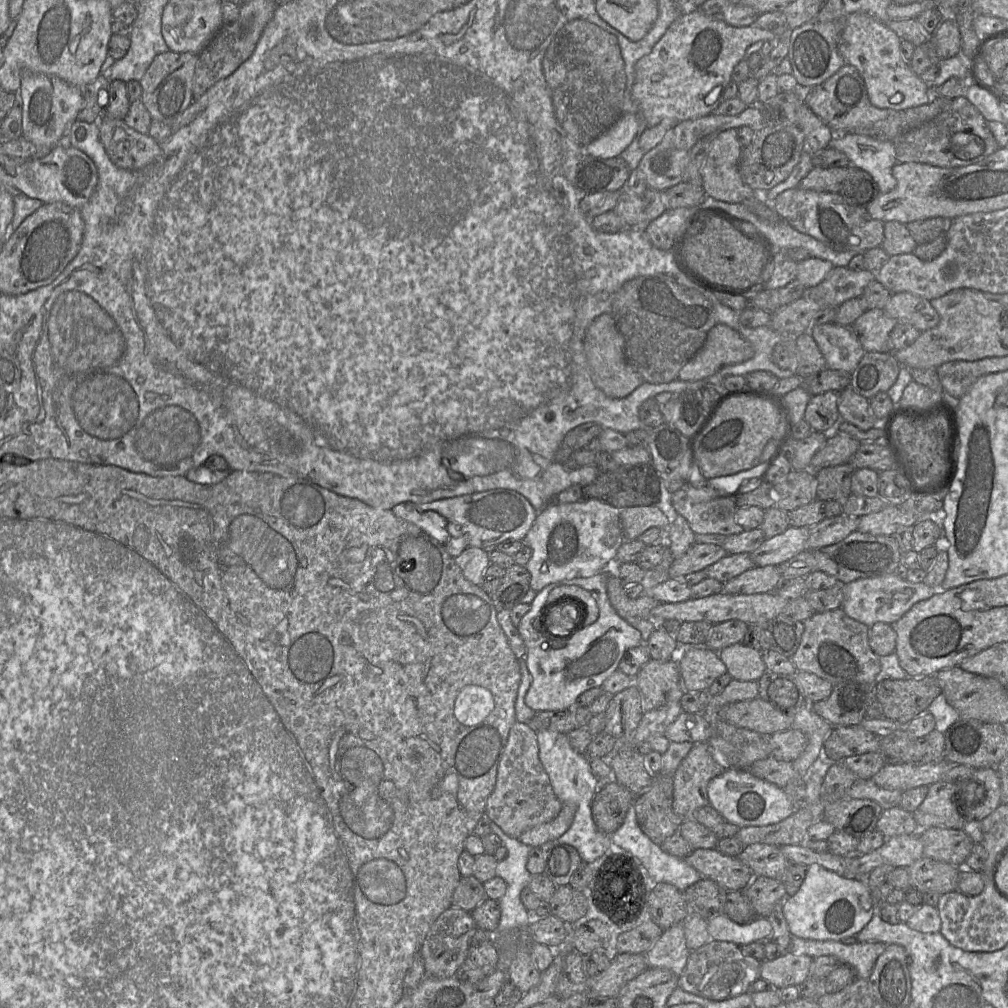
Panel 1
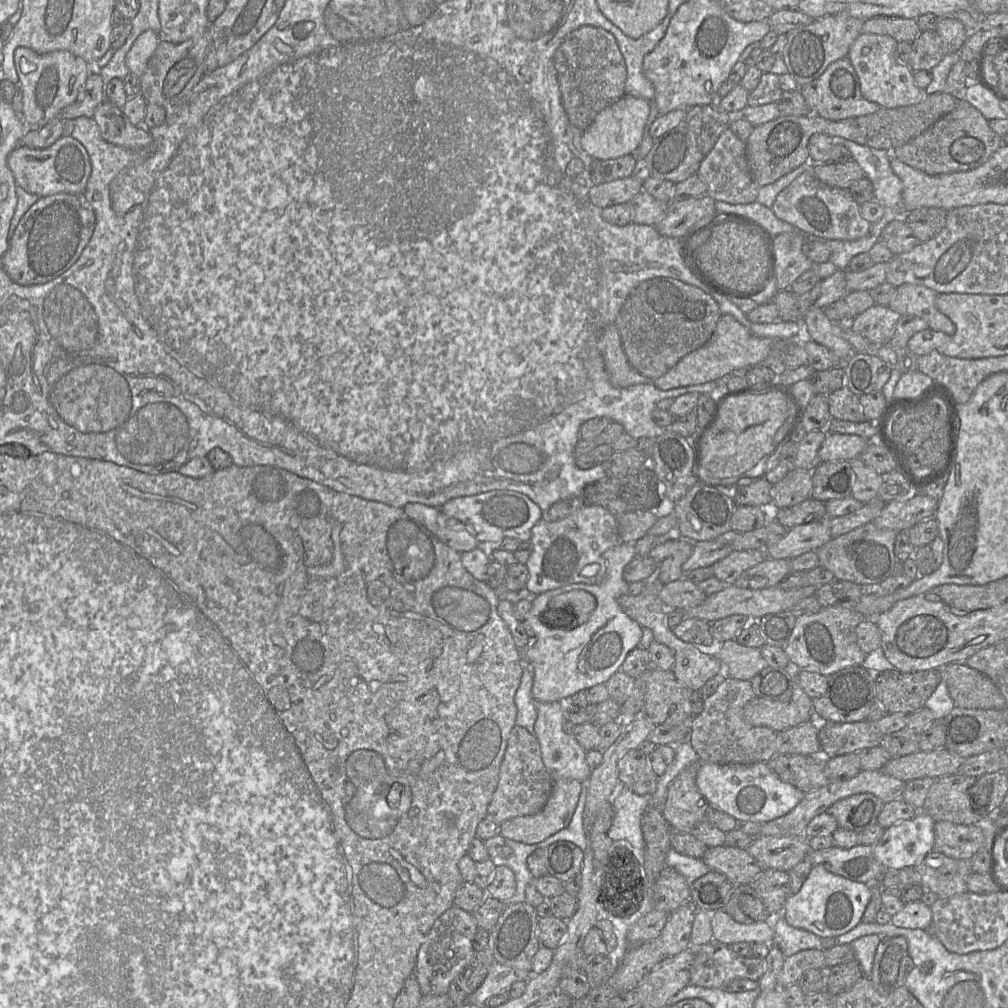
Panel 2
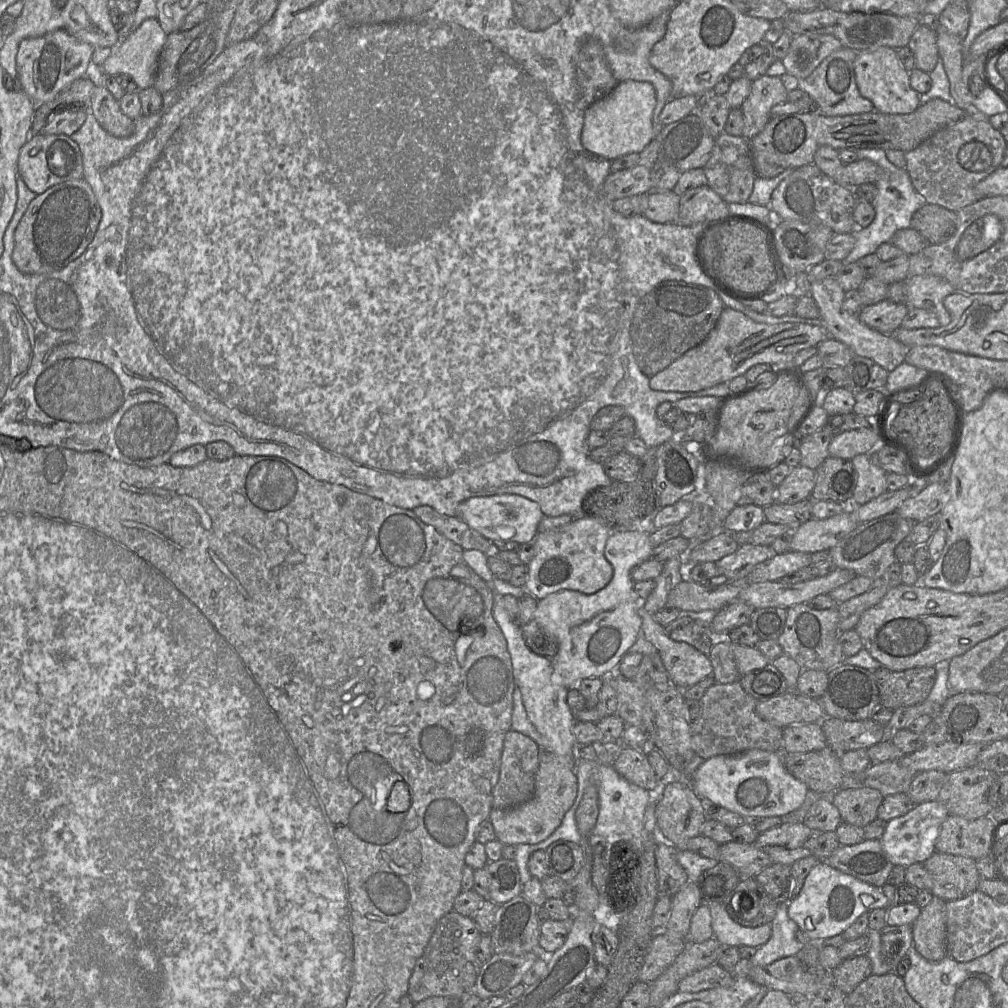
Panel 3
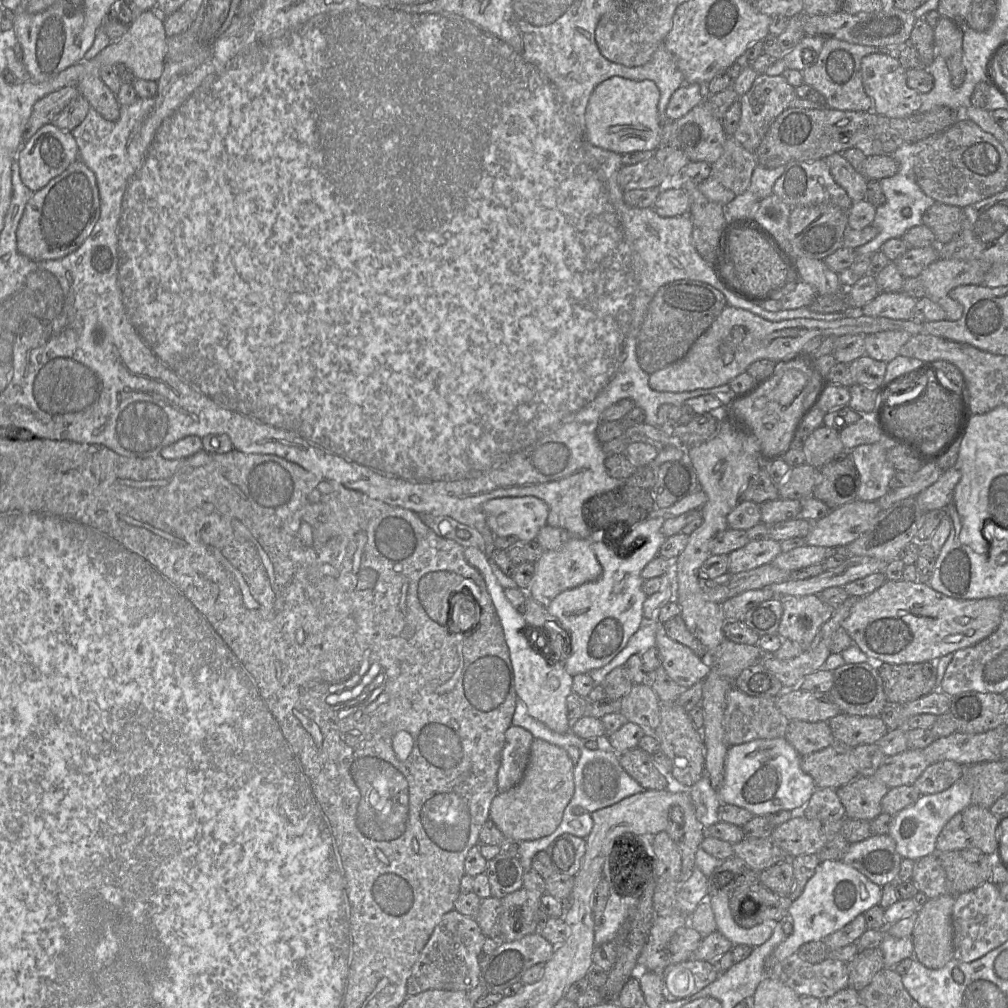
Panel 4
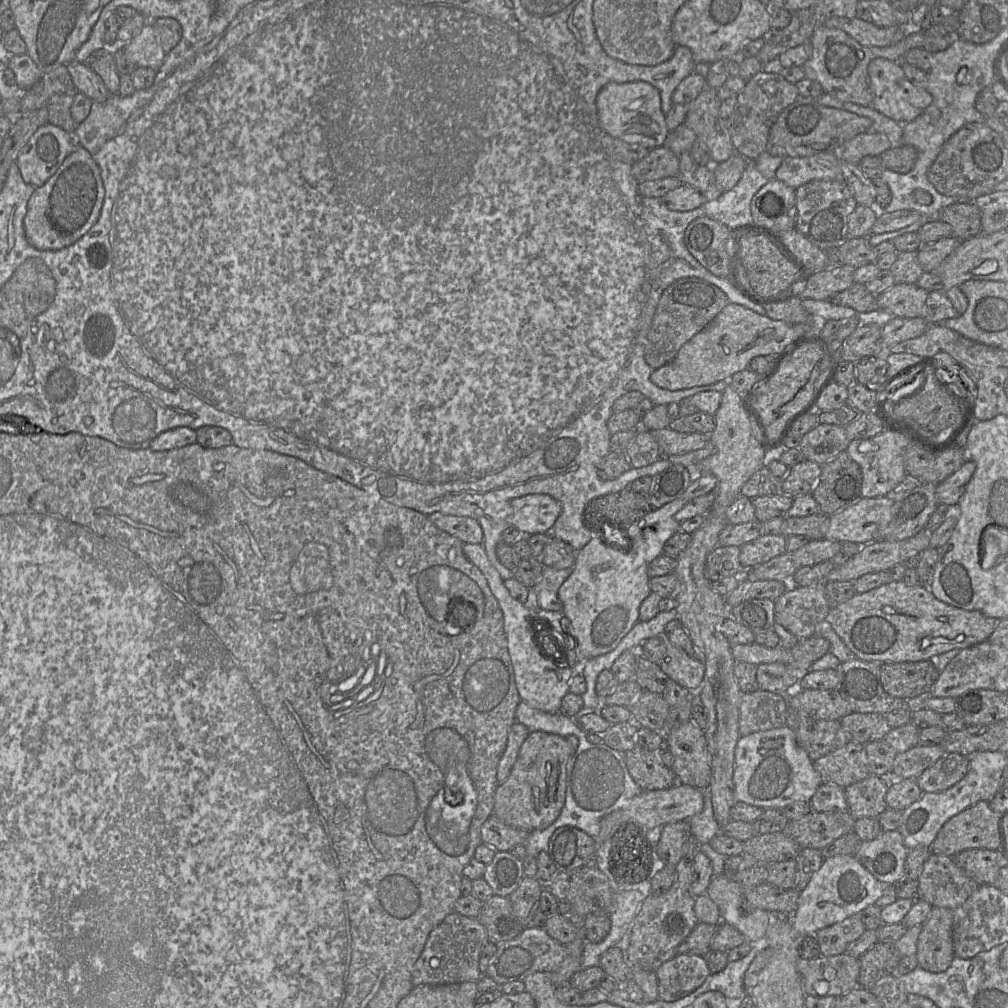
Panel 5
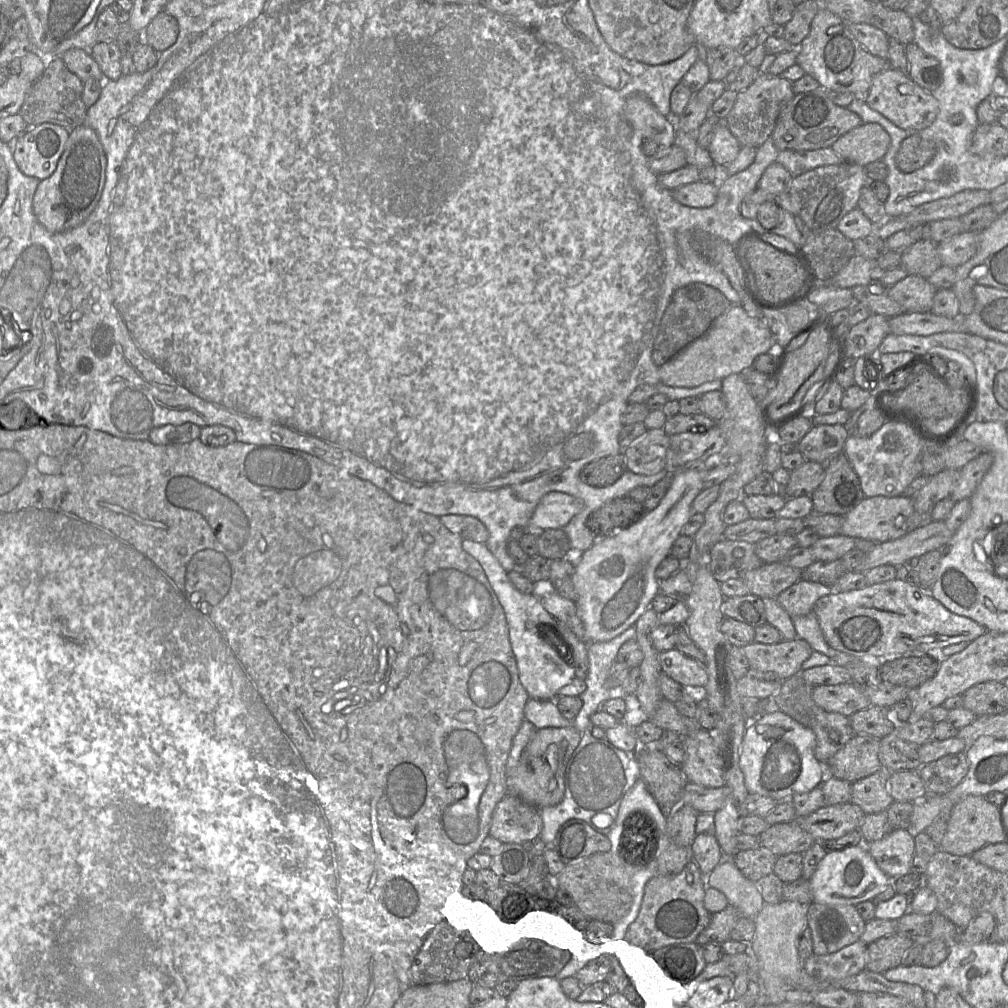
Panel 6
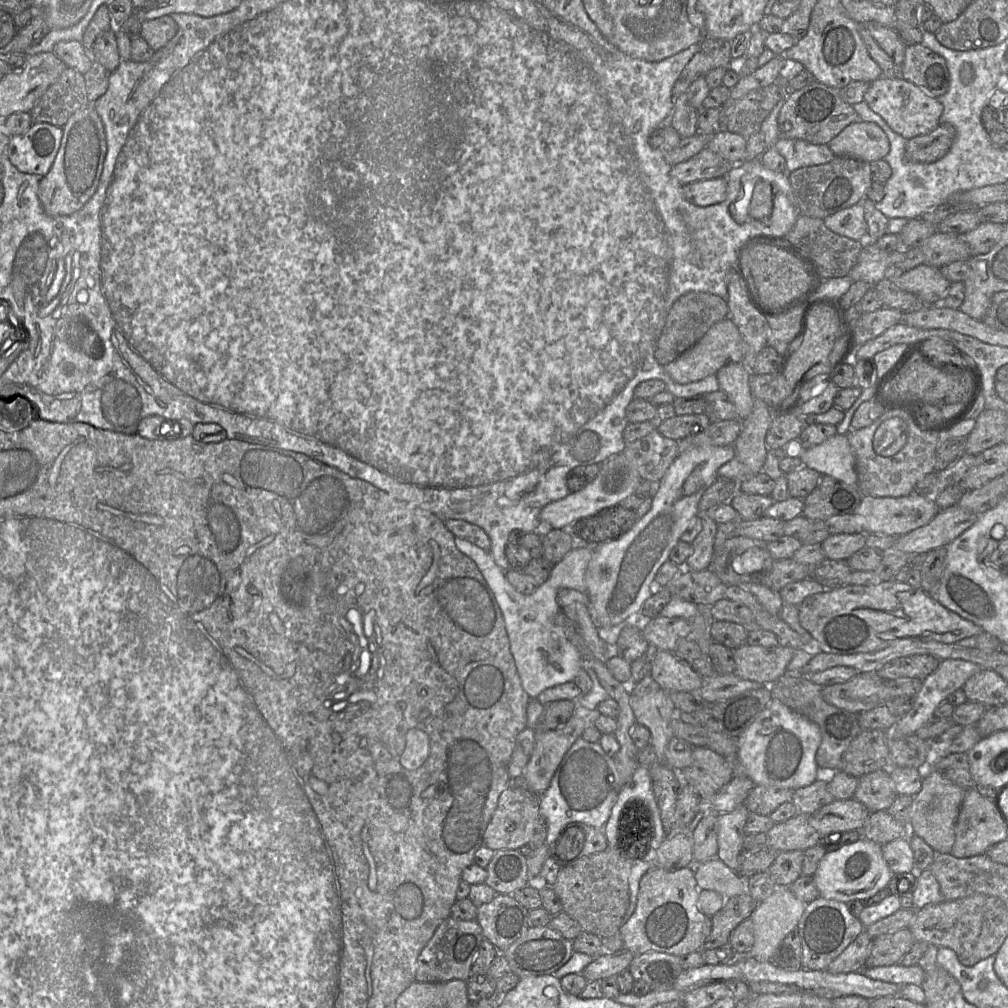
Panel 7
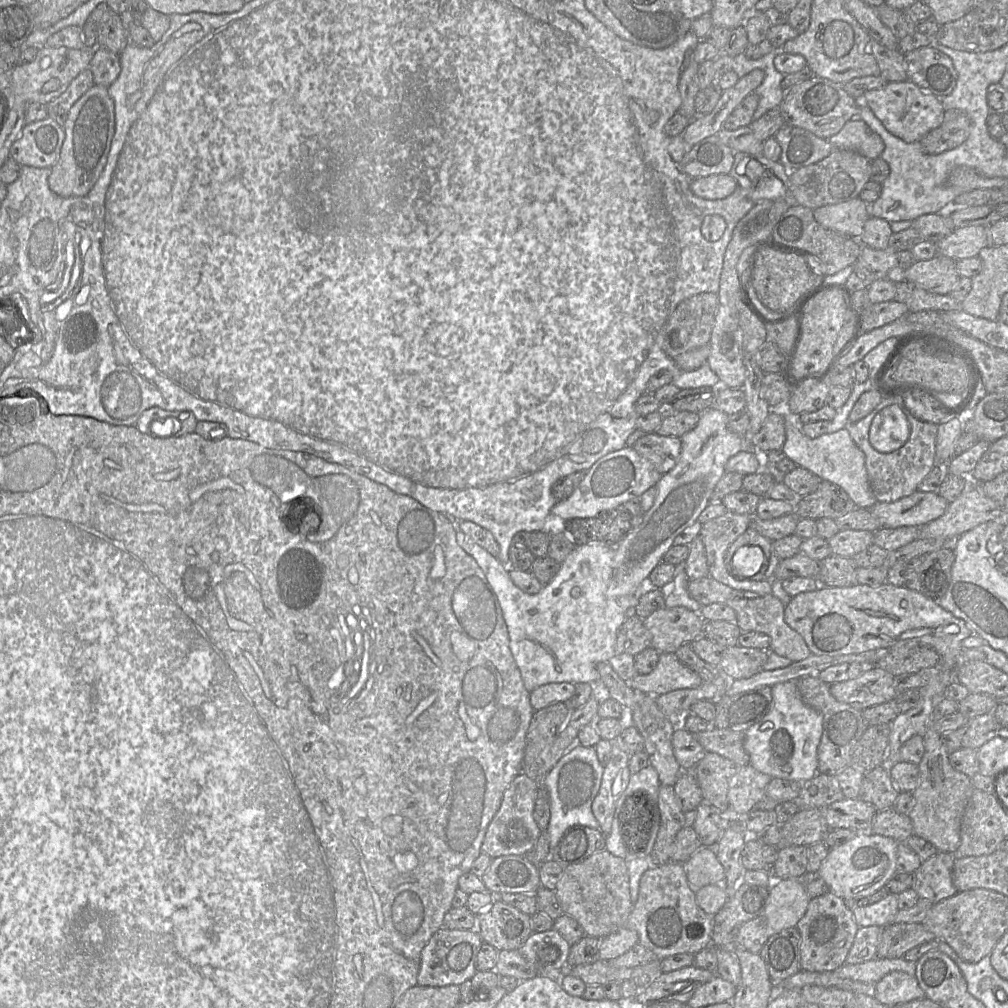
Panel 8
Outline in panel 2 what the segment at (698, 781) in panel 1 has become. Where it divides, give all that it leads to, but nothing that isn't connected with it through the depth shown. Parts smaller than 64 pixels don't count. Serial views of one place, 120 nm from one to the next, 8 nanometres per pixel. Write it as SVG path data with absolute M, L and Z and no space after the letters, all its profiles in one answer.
M701 763L685 767L668 786L662 813L672 831L692 832L705 817L709 802L696 785Z

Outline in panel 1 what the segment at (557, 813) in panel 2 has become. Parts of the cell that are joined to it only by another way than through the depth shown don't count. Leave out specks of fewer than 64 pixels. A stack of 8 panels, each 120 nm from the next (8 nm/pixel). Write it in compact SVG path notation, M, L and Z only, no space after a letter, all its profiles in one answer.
M563 804L555 819L525 831L519 836L519 841L533 848L558 839L570 828L576 810L575 805Z

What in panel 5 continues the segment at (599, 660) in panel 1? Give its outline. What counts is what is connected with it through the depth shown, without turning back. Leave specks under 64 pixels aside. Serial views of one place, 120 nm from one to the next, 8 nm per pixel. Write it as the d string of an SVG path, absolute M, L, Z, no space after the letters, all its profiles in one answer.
M681 497L652 509L629 528L623 527L621 535L612 532L612 541L618 543L605 543L593 537L576 552L571 574L560 586L558 597L562 612L570 621L570 635L576 641L580 662L612 651L639 621L640 606L652 592L648 566L663 554L665 542L679 530L675 514L685 504Z

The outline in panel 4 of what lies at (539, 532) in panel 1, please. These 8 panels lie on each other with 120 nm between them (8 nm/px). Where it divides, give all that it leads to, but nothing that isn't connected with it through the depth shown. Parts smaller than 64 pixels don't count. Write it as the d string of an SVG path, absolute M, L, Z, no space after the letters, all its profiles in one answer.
M571 537L558 550L544 550L535 562L535 573L530 584L529 597L547 607L561 592L597 580L602 575L603 569L593 551L592 540Z

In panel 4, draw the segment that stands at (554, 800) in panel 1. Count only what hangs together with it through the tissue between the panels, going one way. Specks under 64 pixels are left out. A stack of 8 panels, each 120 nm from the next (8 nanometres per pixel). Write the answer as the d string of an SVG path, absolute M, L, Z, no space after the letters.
M511 725L505 732L505 743L498 770L498 793L506 792L522 780L528 765L534 737L526 729Z

